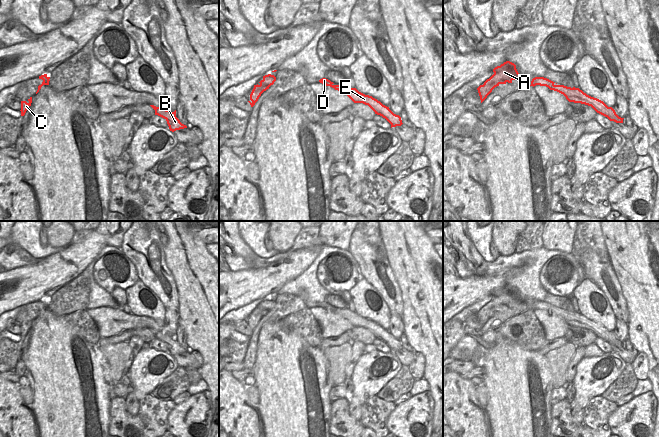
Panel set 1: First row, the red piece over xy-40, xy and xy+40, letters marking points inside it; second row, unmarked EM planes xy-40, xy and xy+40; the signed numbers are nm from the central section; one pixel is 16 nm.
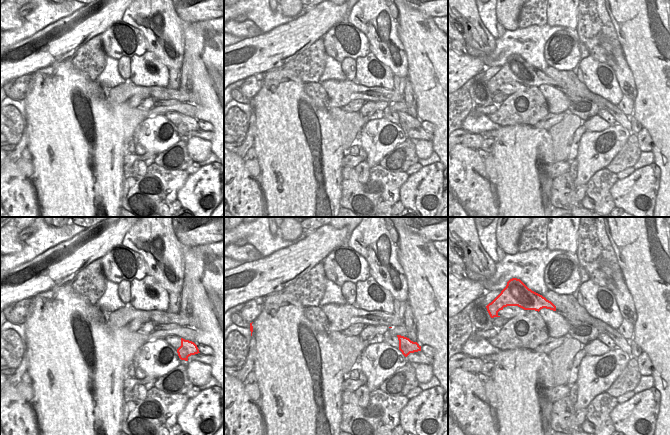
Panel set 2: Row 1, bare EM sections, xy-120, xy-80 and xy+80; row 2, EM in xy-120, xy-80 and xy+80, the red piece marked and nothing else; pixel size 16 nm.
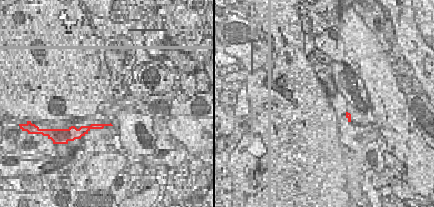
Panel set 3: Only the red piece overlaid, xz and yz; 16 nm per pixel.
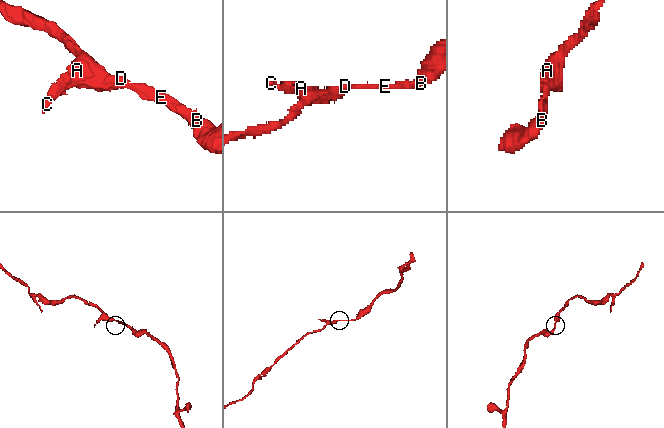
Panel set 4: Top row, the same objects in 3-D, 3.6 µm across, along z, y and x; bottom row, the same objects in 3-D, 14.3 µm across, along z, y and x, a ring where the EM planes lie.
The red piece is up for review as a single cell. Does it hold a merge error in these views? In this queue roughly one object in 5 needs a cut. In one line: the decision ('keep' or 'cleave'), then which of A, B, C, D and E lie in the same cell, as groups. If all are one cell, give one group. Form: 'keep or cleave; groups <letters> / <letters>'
keep; groups A B C D E

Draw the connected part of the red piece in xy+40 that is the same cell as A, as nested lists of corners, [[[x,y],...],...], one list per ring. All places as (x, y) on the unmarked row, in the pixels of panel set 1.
[[[510,285],[495,291],[493,296],[494,298],[477,312],[481,327],[495,311],[507,306],[512,307],[513,304],[520,304],[522,302],[516,293],[516,289]]]

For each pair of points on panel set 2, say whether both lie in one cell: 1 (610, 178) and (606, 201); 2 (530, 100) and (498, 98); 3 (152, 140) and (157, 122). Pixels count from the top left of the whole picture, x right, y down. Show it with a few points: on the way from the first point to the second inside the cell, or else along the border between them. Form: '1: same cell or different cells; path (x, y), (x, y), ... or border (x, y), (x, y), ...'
1: same cell; path (605, 184), (605, 195)
2: different cells; border (506, 97), (499, 105)
3: same cell; path (153, 136), (153, 131), (157, 126)

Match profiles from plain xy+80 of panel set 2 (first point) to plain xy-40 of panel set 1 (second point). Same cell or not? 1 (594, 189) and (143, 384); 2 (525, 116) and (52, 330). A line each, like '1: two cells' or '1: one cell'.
1: two cells
2: two cells

